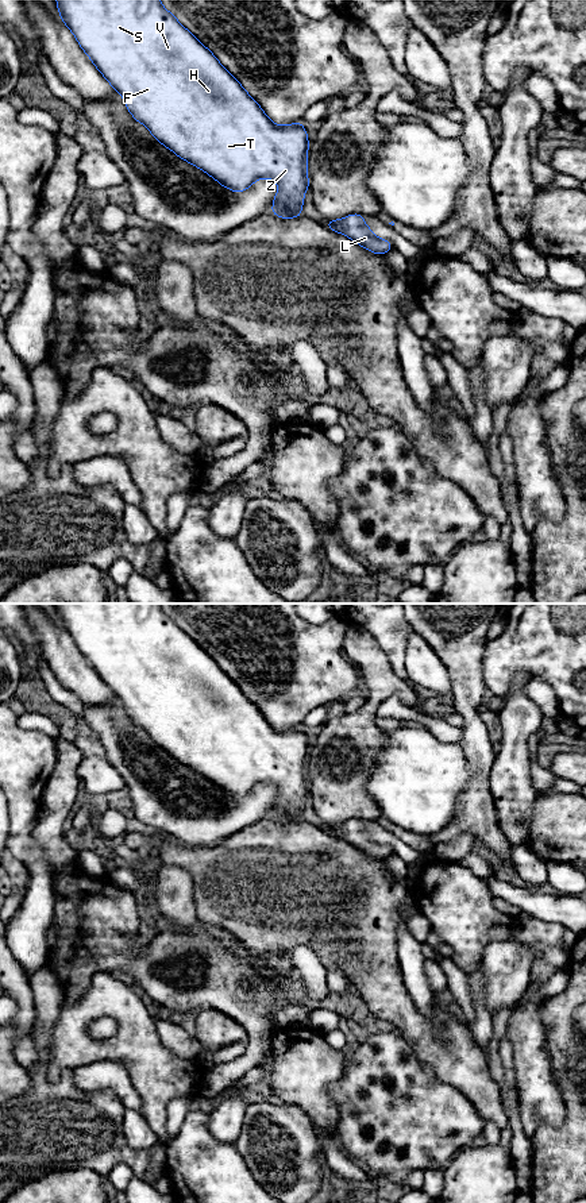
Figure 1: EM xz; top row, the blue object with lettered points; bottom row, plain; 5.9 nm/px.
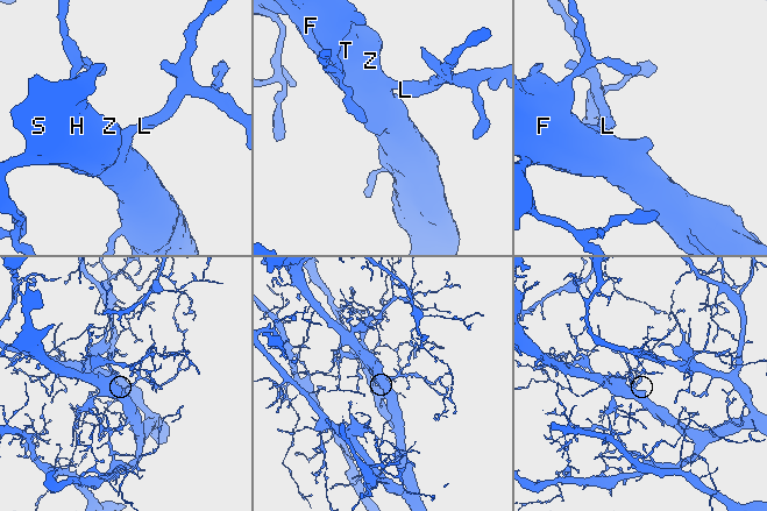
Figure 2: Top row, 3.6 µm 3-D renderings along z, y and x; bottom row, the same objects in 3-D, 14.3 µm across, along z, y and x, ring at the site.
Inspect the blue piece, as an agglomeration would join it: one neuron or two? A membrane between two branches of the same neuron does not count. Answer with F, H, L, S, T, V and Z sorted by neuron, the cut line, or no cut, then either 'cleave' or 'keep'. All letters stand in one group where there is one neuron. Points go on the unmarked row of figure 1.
groups F H L S T V Z; cut none; keep

